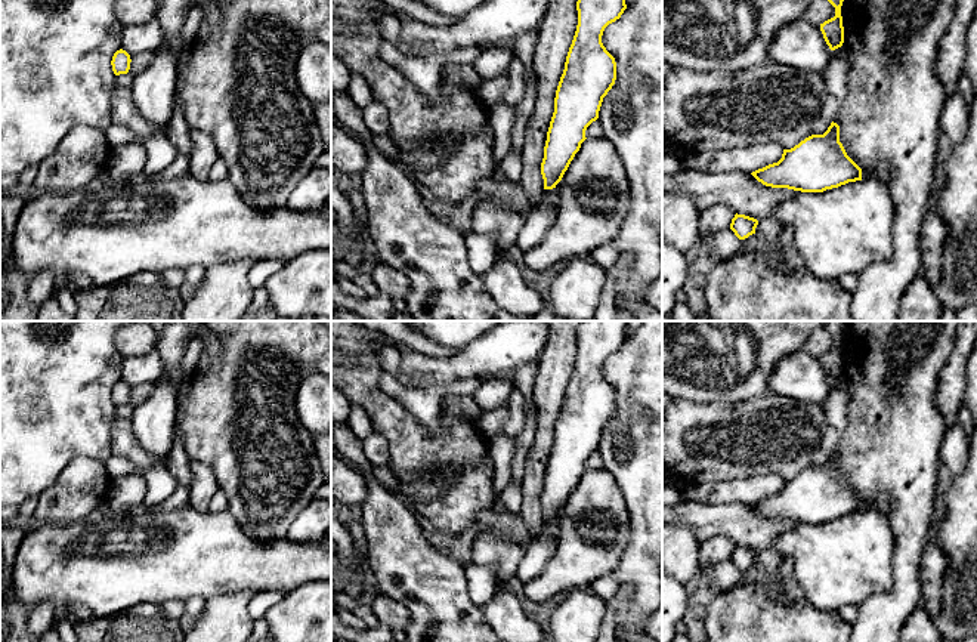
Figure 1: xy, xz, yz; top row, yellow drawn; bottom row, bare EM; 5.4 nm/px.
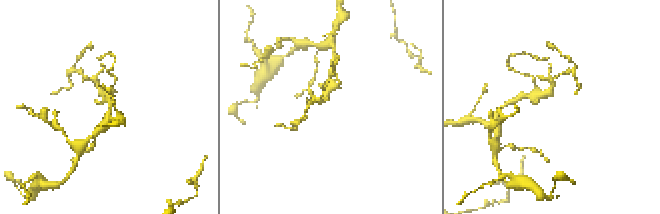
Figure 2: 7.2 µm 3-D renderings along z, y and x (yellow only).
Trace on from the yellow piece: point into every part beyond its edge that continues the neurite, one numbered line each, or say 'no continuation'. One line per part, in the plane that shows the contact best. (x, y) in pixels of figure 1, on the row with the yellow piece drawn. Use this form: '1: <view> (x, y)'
1: yz (878, 172)

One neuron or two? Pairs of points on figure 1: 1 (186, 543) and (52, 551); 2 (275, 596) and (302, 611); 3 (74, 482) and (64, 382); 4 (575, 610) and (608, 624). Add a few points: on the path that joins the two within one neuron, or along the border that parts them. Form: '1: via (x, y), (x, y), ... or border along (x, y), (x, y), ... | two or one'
1: via (152, 551), (86, 551) | one
2: border along (287, 593), (263, 617) | two
3: border along (104, 460), (76, 456), (49, 487) | two
4: border along (606, 602), (603, 620), (599, 626) | two

